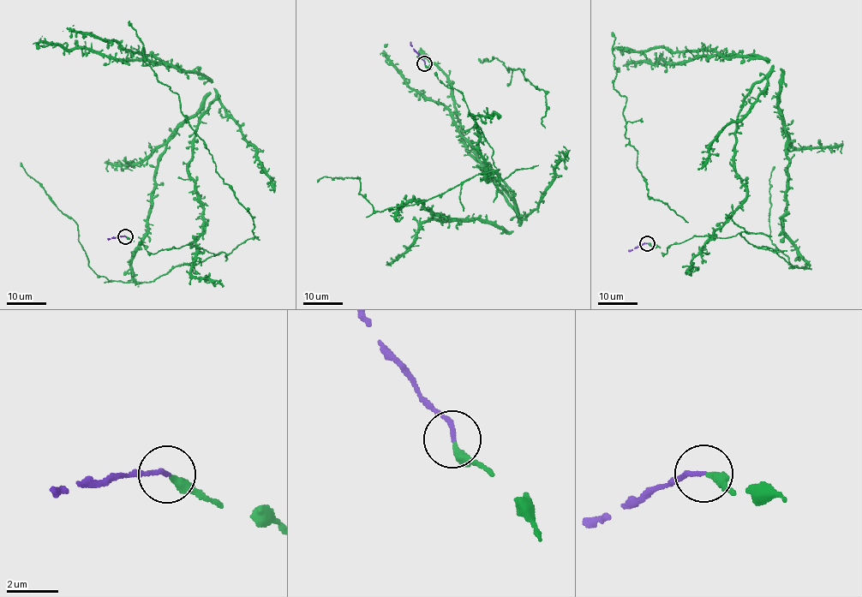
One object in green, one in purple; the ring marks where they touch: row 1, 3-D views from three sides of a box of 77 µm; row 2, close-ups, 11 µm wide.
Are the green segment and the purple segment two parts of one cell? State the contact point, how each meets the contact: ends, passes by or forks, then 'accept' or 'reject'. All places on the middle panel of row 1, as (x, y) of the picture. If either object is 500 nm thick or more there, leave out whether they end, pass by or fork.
(424, 63) | green ends | purple ends | accept

